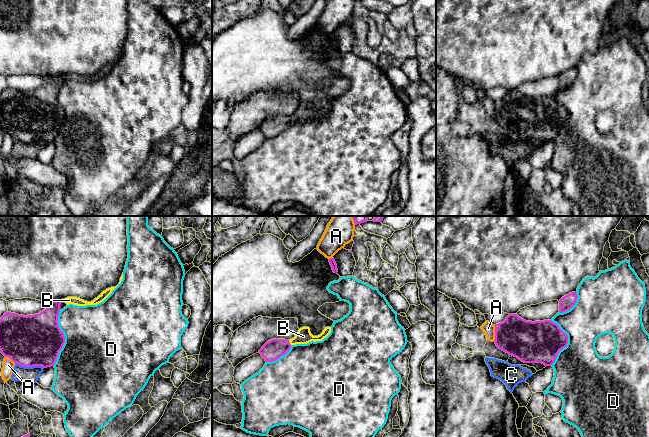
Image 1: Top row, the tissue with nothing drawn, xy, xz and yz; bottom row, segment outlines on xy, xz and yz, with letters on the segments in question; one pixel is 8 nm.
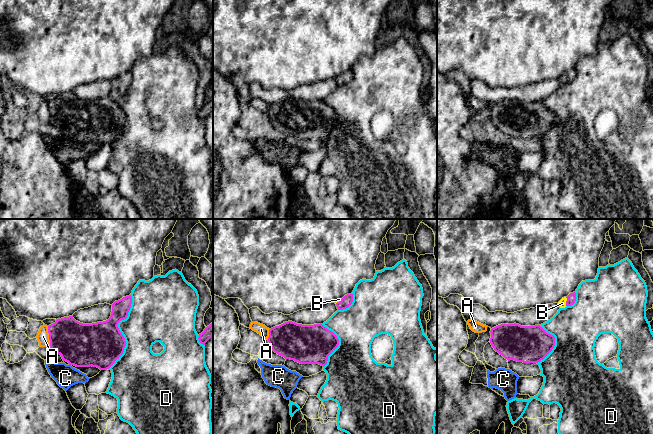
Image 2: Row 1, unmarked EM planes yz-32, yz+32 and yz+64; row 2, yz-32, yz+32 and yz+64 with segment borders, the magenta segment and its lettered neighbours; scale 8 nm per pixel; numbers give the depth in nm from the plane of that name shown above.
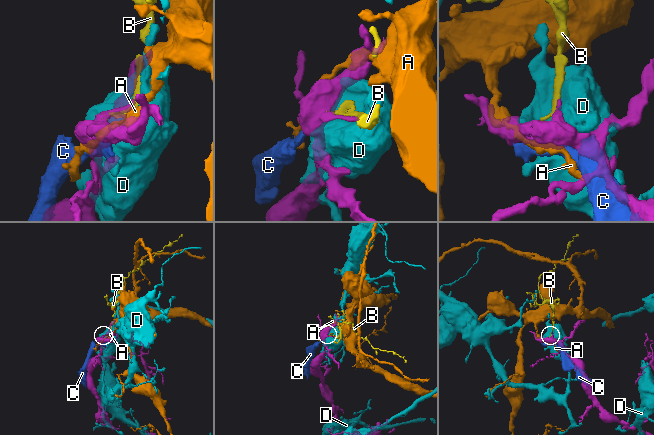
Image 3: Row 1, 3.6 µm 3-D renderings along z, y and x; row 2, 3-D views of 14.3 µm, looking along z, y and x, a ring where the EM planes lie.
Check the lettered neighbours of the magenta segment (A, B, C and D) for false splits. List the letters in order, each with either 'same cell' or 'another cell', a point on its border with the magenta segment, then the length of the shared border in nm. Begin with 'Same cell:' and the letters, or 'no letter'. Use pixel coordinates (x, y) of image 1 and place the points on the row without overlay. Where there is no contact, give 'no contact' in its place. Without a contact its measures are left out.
Same cell: B
A: another cell | yz (495, 109) | 140 nm
B: same cell | xz (289, 118) | 50 nm
C: another cell | xy (29, 142) | 240 nm
D: another cell | xy (64, 114) | 460 nm

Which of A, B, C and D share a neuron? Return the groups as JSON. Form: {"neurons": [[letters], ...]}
{"neurons": [["A"], ["B"], ["C"], ["D"]]}

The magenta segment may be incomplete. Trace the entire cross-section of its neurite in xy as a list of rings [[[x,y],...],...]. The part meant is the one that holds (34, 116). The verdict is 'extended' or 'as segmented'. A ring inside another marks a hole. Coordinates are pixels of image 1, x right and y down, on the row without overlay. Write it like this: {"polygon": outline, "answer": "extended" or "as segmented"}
{"polygon": [[[111,63],[103,67],[91,78],[77,73],[67,73],[62,76],[48,78],[48,83],[34,91],[18,91],[6,88],[0,95],[0,127],[5,133],[9,133],[15,140],[24,143],[42,142],[43,144],[54,142],[59,127],[65,119],[64,109],[58,102],[60,80],[73,80],[77,82],[97,81],[103,78],[115,65]]], "answer": "extended"}

